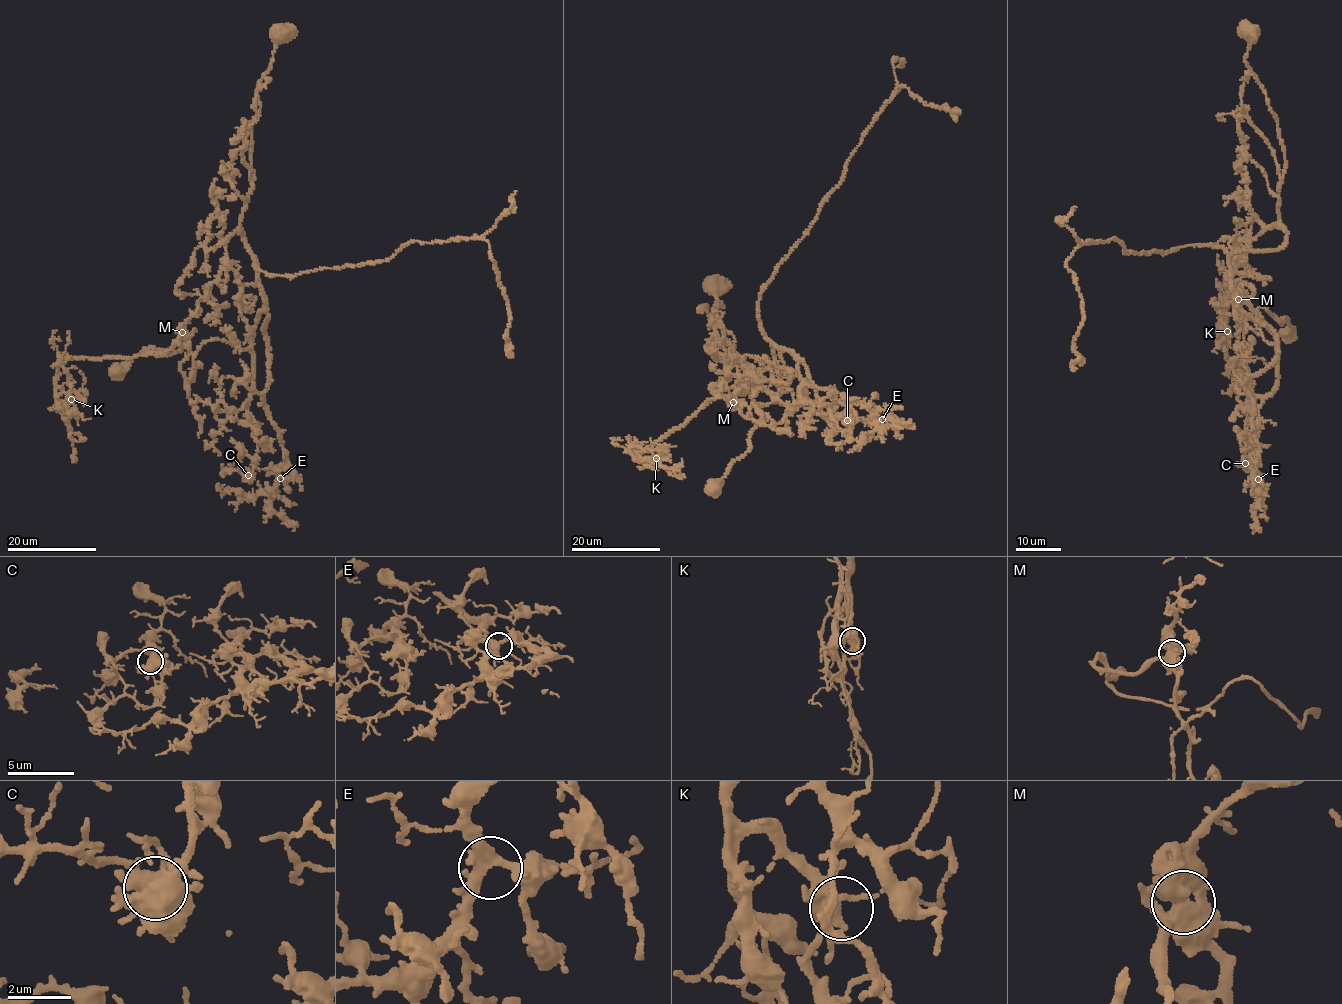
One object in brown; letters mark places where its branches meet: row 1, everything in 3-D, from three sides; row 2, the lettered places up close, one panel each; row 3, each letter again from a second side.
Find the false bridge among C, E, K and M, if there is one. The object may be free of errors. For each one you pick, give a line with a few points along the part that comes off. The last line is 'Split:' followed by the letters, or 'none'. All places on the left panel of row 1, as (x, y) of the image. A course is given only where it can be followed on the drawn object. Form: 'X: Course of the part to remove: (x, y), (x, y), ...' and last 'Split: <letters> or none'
M: Course of the part to remove: (182, 332), (181, 345), (176, 343), (161, 352), (59, 362), (55, 393), (70, 436), (75, 459), (72, 461)
Split: M

